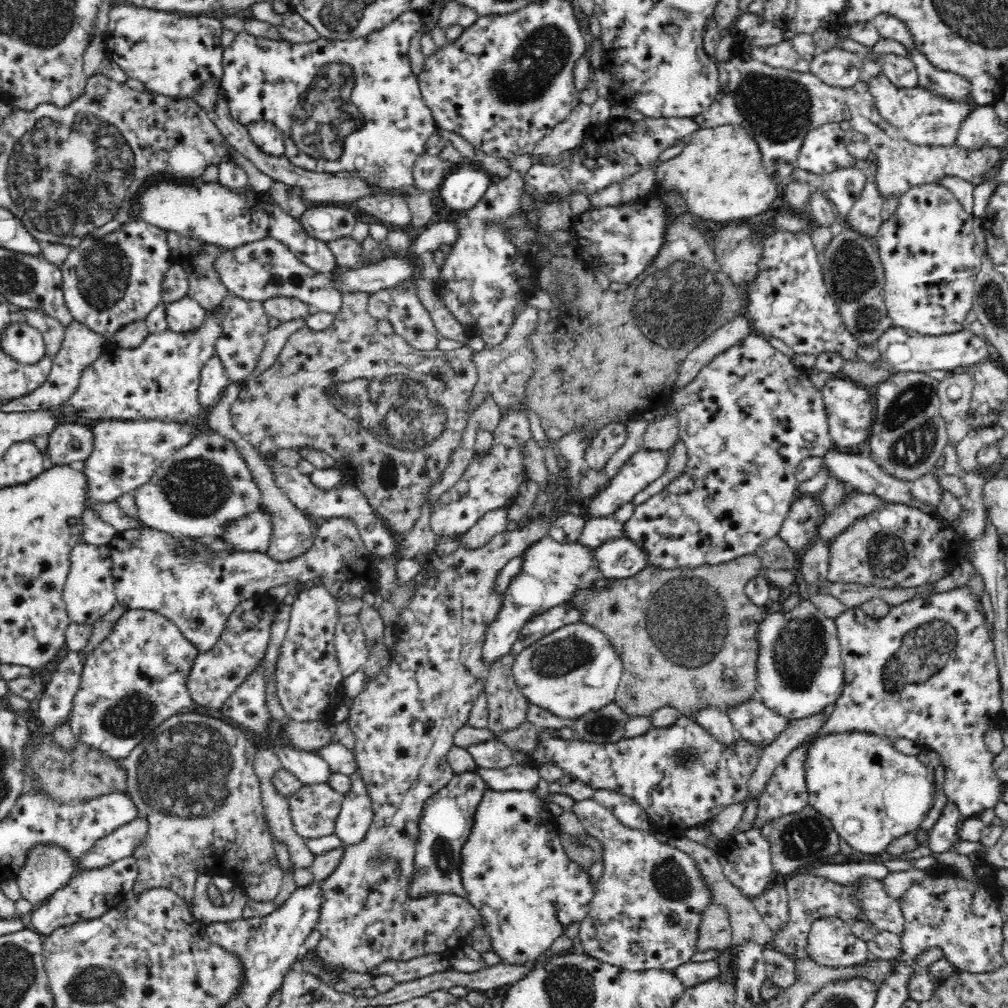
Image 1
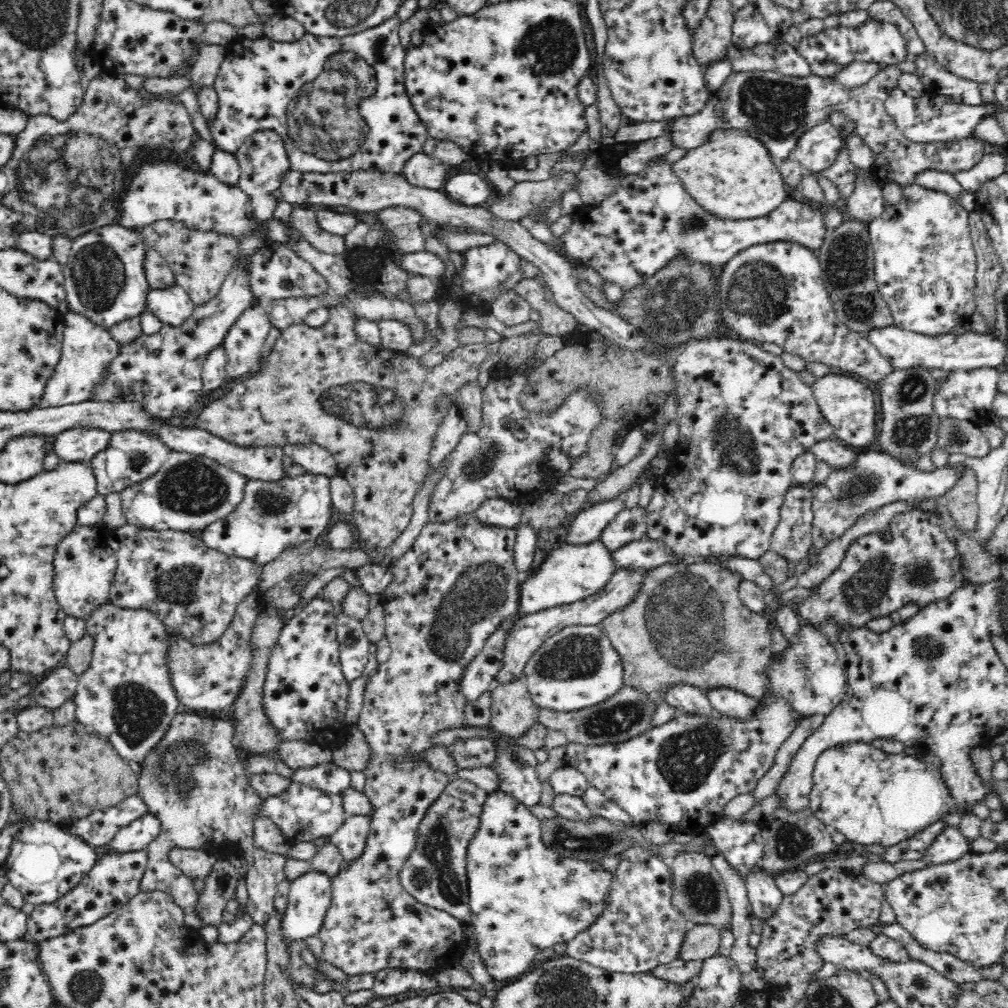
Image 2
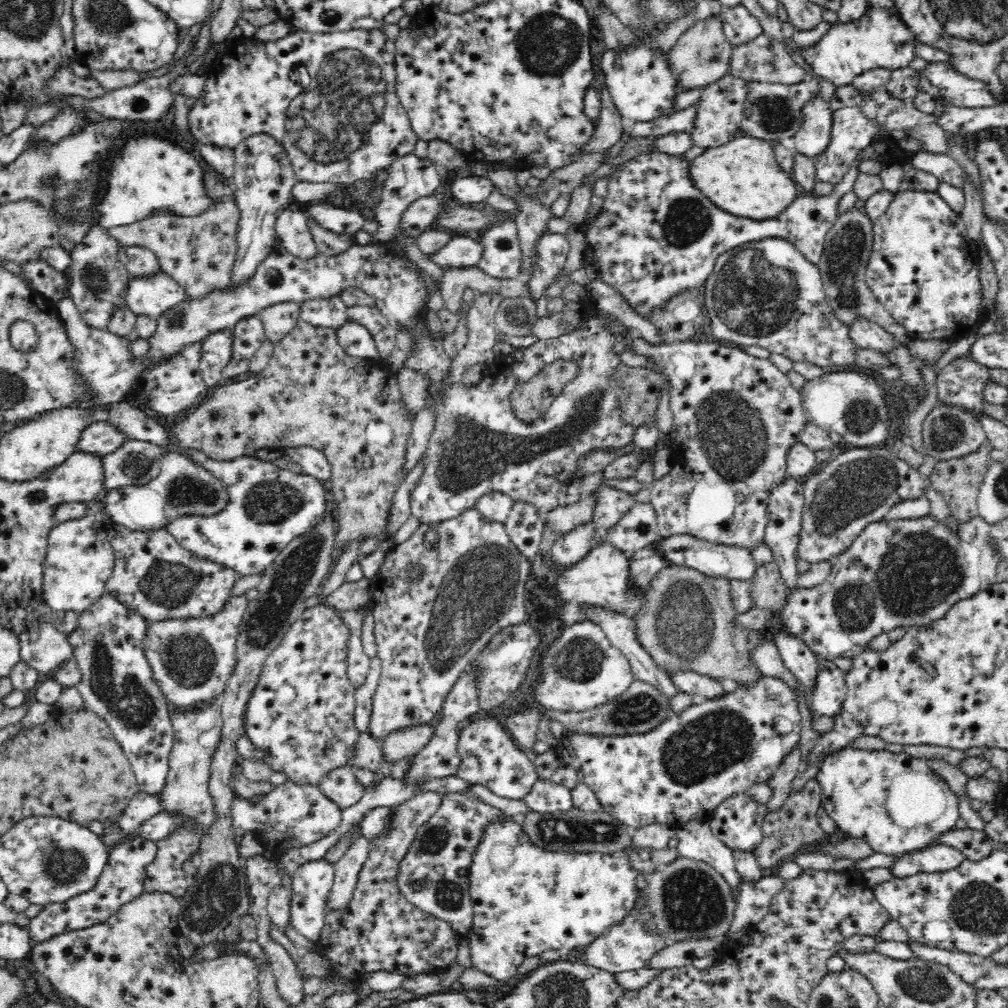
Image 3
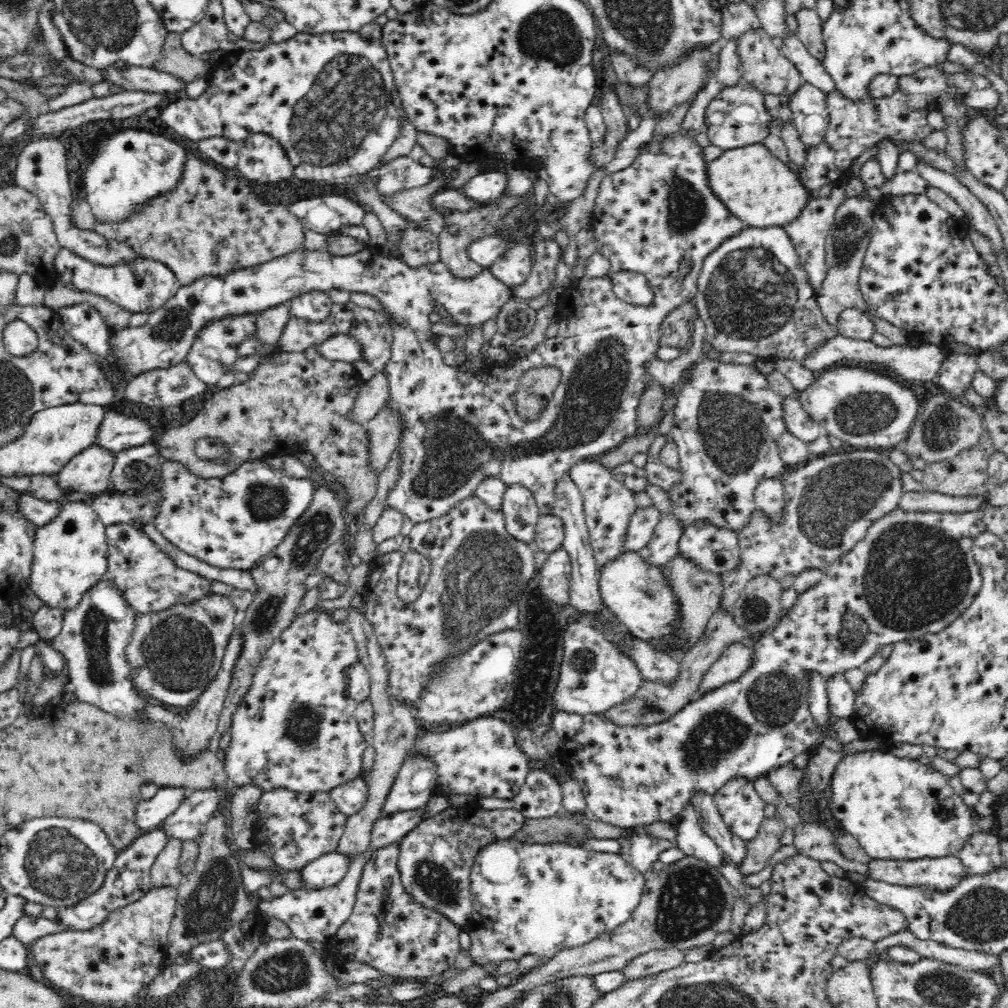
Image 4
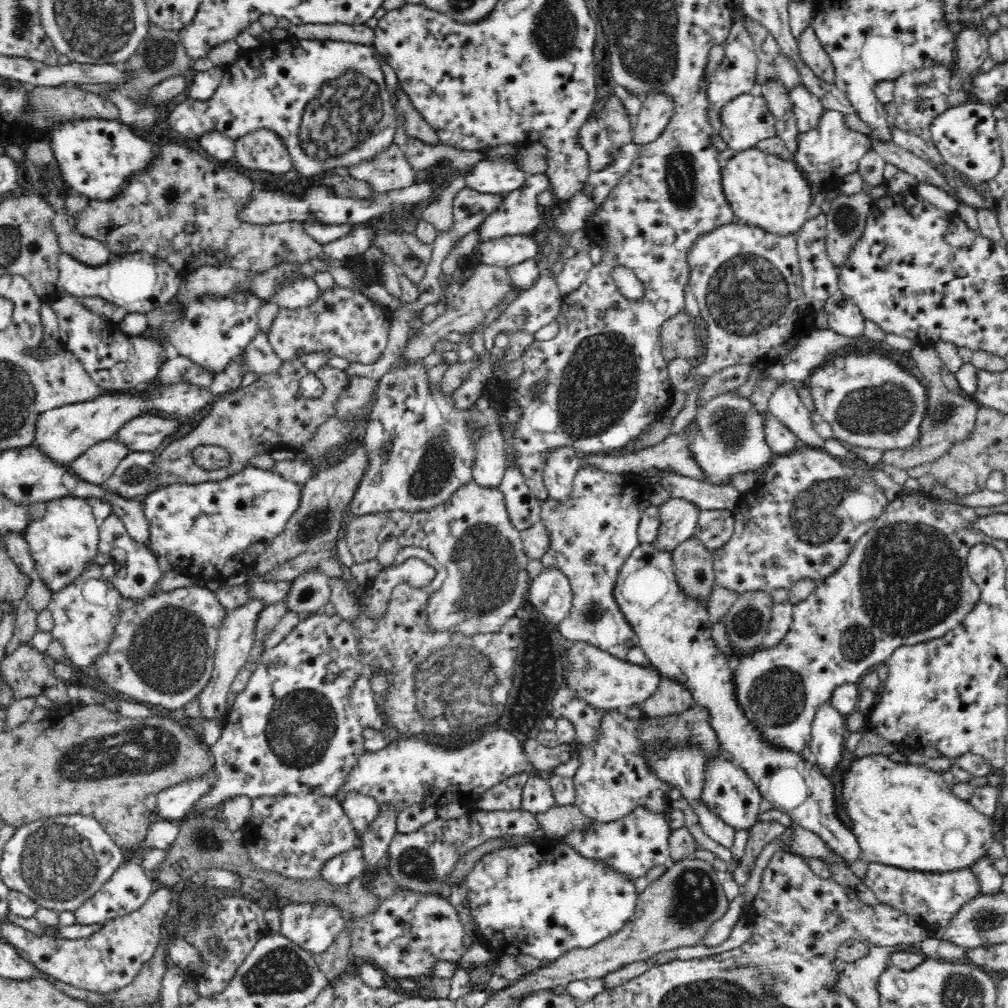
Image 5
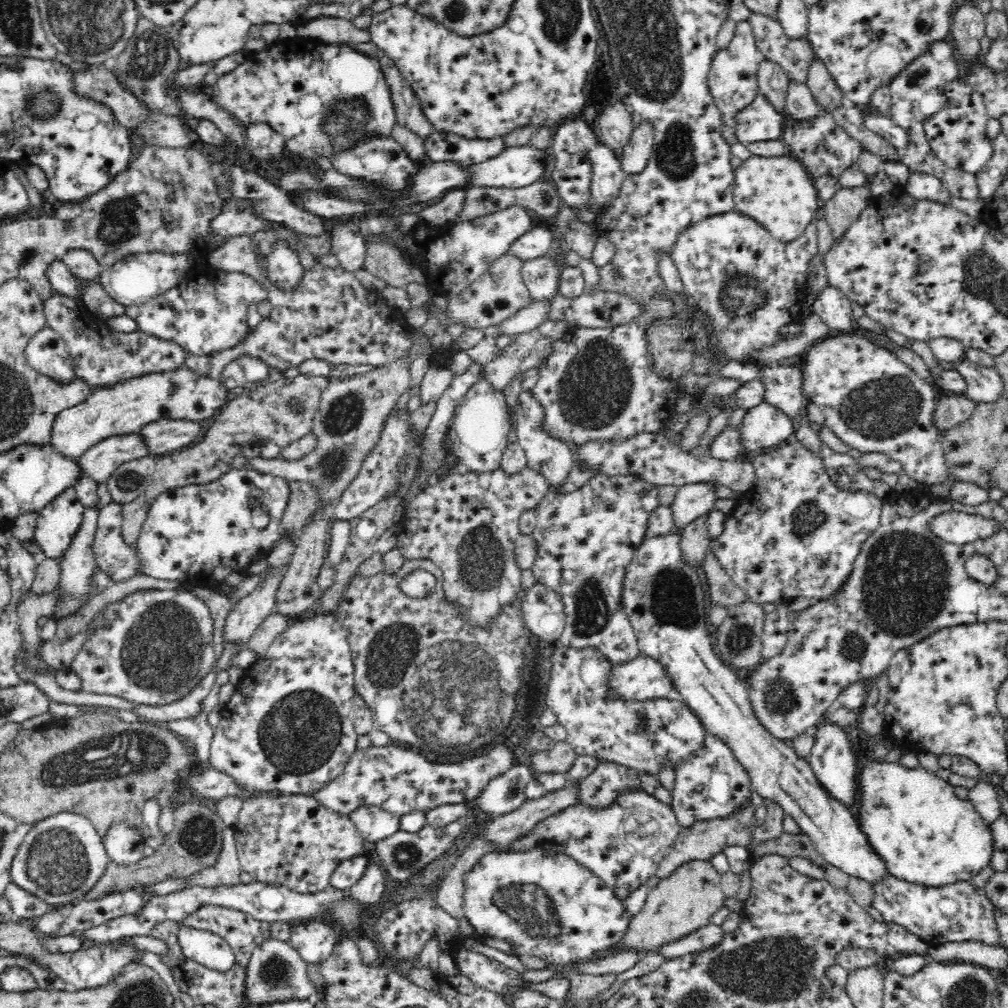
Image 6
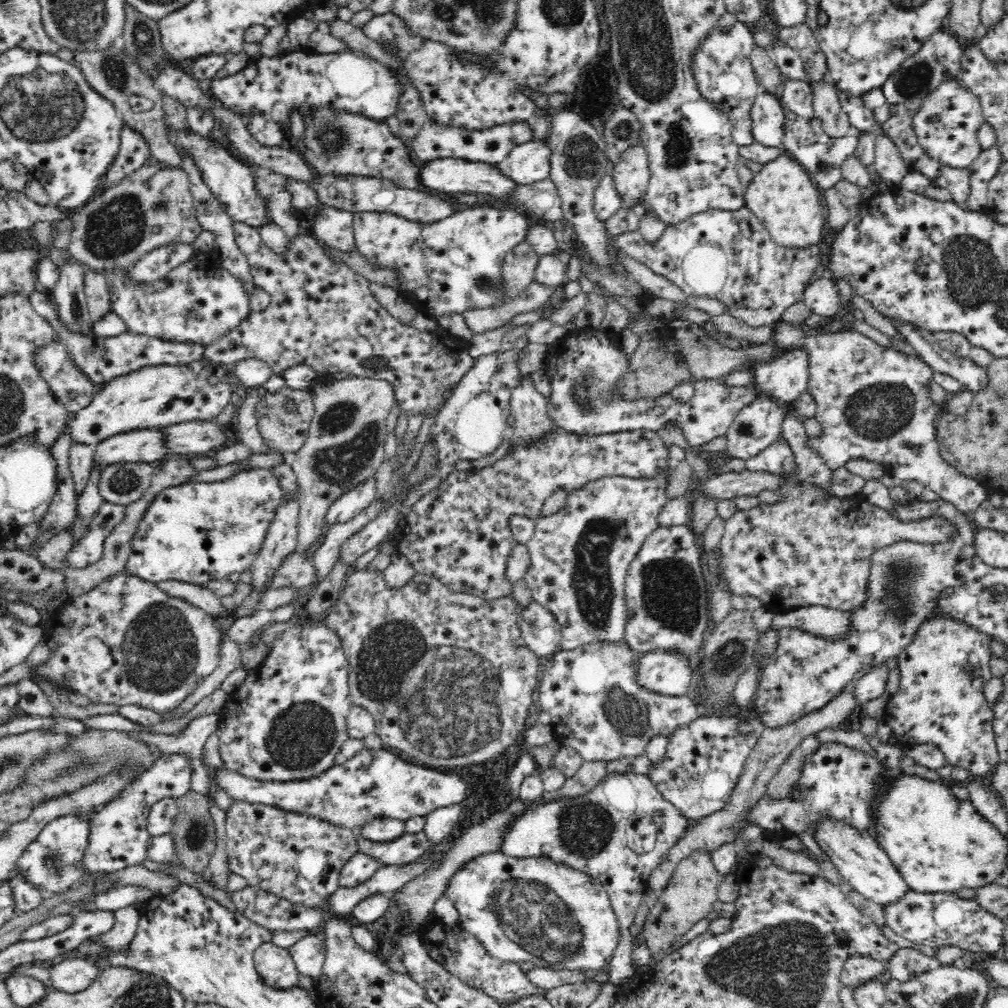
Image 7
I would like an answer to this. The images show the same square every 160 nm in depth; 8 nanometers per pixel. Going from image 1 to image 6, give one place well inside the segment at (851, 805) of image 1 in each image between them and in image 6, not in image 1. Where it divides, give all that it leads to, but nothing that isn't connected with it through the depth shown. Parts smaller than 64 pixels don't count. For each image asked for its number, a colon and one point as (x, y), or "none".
2: (872, 797)
3: (896, 803)
4: (898, 809)
5: (913, 821)
6: (926, 835)

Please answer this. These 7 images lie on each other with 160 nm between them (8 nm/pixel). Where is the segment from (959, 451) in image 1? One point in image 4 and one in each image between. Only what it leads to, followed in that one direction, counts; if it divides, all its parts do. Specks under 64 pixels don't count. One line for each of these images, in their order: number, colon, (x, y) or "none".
2: (875, 479)
3: (861, 485)
4: (833, 499)

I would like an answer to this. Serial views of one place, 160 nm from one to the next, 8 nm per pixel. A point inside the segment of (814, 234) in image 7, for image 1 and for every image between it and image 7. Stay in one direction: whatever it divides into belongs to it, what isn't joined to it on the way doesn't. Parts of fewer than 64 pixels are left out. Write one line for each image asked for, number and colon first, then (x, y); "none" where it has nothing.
1: (720, 176)
2: (731, 175)
3: (742, 177)
4: (757, 188)
5: (764, 190)
6: (777, 192)

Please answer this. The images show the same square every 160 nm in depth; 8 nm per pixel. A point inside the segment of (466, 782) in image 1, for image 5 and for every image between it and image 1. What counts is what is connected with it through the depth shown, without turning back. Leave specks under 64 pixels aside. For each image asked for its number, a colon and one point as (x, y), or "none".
2: (435, 874)
3: (433, 875)
4: (435, 860)
5: (420, 860)

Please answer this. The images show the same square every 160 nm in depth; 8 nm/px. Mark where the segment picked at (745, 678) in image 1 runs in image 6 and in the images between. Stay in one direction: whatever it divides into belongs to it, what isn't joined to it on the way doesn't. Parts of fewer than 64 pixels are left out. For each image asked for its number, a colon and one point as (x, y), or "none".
2: (687, 625)
3: (686, 624)
4: (699, 591)
5: (693, 563)
6: (696, 539)

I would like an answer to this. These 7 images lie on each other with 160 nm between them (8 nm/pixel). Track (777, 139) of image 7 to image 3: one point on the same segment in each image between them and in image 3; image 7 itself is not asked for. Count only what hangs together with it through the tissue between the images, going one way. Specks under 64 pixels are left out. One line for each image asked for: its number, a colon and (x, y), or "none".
3: (721, 110)
4: (737, 117)
5: (747, 120)
6: (760, 121)

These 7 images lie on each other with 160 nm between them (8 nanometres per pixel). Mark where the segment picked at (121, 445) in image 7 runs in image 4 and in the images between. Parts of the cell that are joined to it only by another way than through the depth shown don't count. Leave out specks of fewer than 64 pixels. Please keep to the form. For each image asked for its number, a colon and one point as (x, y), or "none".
4: (89, 472)
5: (99, 462)
6: (99, 461)

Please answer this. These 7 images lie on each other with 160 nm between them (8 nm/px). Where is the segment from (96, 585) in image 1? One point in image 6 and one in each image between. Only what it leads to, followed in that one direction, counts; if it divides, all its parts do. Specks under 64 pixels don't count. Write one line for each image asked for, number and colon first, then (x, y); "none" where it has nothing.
2: (84, 566)
3: (79, 560)
4: (69, 556)
5: (63, 541)
6: (56, 526)

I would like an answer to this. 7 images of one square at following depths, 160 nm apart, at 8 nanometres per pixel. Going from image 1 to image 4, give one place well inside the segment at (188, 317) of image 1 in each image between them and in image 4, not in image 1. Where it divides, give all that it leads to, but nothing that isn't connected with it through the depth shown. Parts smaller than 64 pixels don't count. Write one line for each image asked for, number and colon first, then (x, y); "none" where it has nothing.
2: (172, 305)
3: (152, 295)
4: (143, 285)

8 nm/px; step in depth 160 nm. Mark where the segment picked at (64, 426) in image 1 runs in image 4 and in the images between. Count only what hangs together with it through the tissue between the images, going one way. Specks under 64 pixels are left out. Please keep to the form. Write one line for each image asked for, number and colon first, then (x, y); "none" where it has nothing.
2: (79, 444)
3: (101, 437)
4: (118, 431)

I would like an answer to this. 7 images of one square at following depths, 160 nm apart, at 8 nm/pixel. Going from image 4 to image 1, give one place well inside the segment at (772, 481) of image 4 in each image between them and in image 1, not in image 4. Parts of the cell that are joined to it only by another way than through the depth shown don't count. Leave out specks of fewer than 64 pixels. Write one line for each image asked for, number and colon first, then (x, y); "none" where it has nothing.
1: (800, 528)
2: (792, 539)
3: (786, 501)

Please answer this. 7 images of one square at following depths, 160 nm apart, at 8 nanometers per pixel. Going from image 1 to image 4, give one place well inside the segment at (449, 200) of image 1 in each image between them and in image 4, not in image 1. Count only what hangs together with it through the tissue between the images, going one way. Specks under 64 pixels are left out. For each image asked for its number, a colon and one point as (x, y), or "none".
2: (469, 189)
3: (474, 190)
4: (487, 186)

